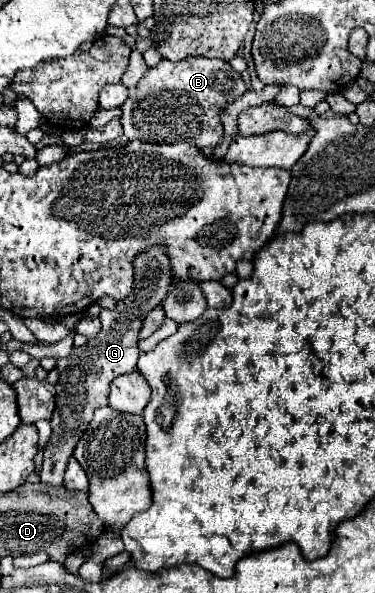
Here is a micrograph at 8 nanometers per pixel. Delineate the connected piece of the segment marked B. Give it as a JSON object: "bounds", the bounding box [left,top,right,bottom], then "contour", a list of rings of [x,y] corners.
{"bounds":[120,56,246,150],"contour":[[[190,56],[180,62],[160,60],[156,66],[146,70],[146,74],[138,82],[138,86],[130,88],[128,98],[120,108],[122,110],[120,122],[124,126],[124,134],[128,136],[128,140],[138,138],[144,142],[166,142],[166,144],[186,140],[186,142],[194,142],[192,146],[196,146],[200,150],[212,150],[224,138],[224,130],[222,130],[222,122],[220,122],[220,114],[222,114],[224,106],[228,102],[234,102],[236,98],[240,98],[244,92],[246,92],[244,80],[224,60],[210,60],[204,56]]]}

